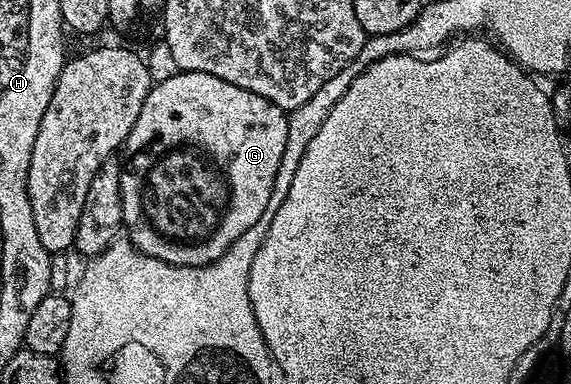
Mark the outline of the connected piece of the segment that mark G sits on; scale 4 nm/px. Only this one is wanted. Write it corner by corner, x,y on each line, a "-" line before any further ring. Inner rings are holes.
173,72
170,78
150,89
139,120
135,120
128,136
130,143
157,143
150,154
137,154
124,163
121,171
124,225
141,226
146,222
161,234
161,238
150,240
148,249
167,262
203,266
222,258
230,244
263,216
287,148
288,127
286,111
255,92
247,92
247,88
227,84
227,80
203,72
-
161,142
178,142
182,150
165,154
-
201,150
209,153
202,166
-
185,166
193,174
200,170
209,174
213,166
226,170
229,190
221,182
169,182
169,178
183,177

